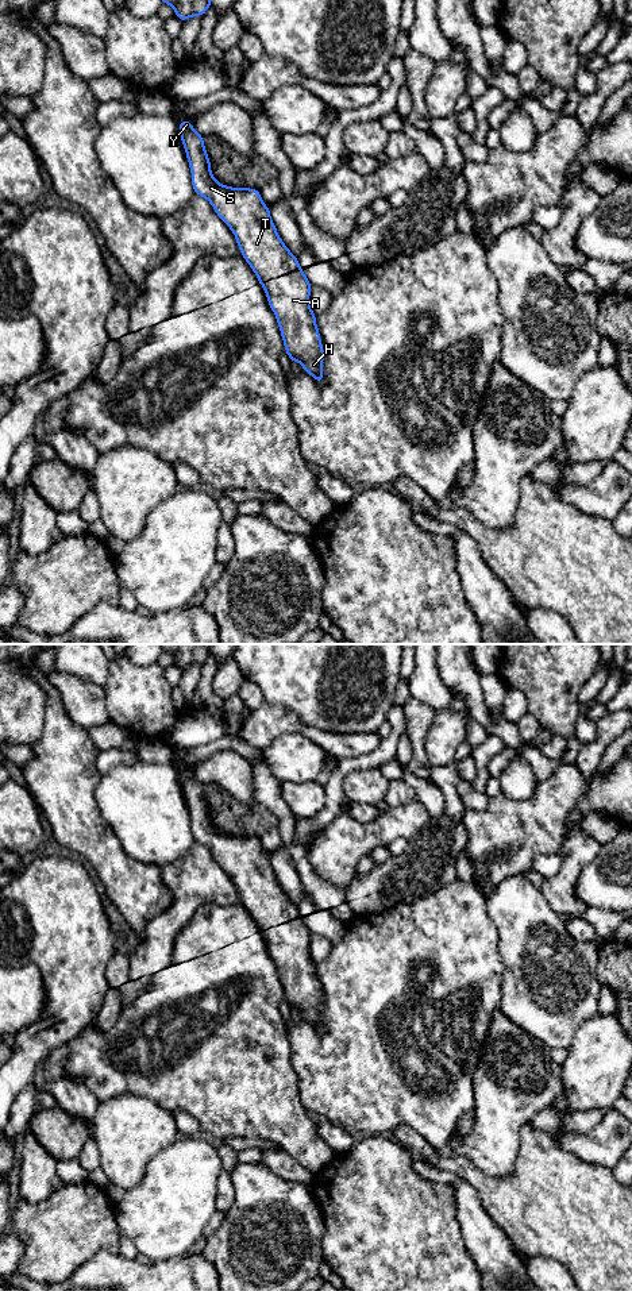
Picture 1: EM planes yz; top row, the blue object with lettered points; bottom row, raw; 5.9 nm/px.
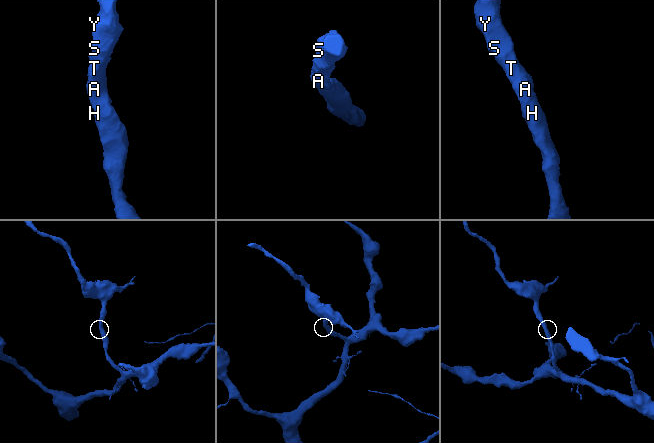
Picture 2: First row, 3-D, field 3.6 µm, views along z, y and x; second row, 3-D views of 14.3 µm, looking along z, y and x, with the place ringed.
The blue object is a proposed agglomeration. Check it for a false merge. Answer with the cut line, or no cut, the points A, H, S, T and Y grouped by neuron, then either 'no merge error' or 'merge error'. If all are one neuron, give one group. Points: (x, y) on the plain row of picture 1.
no cut; A H S T Y; no merge error

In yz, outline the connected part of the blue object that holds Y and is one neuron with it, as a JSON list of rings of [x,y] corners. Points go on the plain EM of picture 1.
[[[192,768],[180,770],[178,779],[194,841],[205,845],[235,882],[240,902],[257,922],[277,966],[286,1002],[323,1032],[324,999],[309,952],[312,933],[297,905],[281,889],[261,839],[220,833],[211,820],[204,785],[193,778]]]

